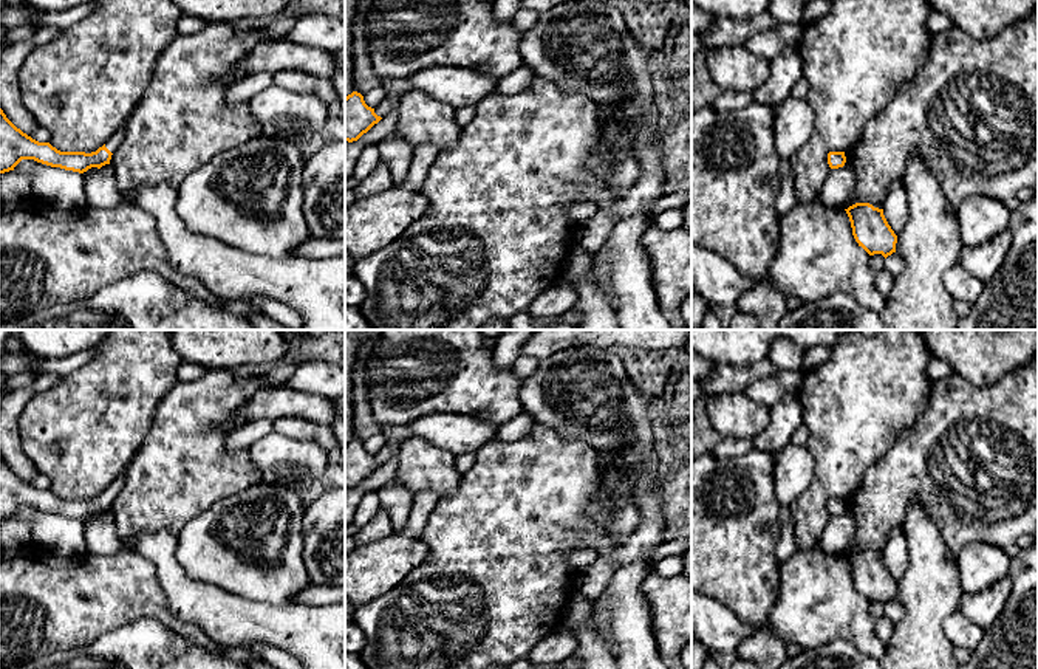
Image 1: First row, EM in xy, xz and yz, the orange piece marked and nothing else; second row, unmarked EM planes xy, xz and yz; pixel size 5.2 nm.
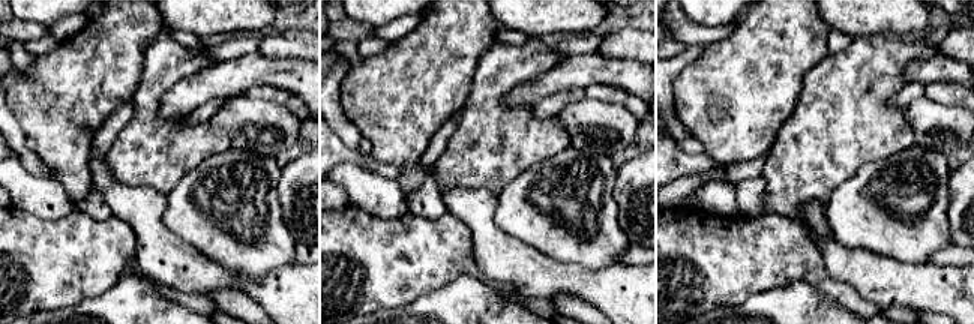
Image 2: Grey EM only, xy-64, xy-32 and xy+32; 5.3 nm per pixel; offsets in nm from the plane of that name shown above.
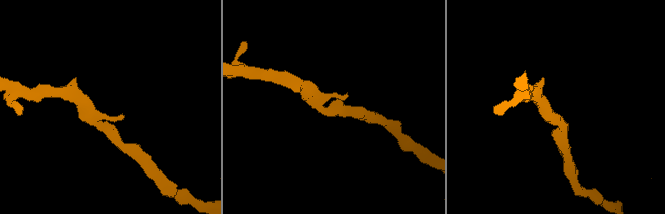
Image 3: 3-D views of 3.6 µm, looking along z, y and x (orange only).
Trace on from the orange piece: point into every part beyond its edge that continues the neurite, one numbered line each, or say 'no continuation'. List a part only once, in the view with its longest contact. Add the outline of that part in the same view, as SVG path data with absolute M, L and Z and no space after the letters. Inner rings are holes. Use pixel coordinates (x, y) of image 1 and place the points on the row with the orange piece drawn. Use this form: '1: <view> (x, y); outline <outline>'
1: xy (112, 144); outline M122 122L121 127L116 130L116 133L105 142L105 147L113 153L119 147L124 135L125 135L125 122Z

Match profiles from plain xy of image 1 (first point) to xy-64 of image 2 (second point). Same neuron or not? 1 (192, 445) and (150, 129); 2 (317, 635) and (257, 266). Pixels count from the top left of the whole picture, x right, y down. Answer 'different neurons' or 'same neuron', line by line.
1: same neuron
2: different neurons

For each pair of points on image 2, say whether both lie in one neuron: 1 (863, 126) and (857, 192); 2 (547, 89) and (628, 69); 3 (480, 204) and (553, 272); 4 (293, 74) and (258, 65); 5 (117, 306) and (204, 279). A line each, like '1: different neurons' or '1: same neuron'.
1: different neurons
2: same neuron
3: same neuron
4: same neuron
5: different neurons

